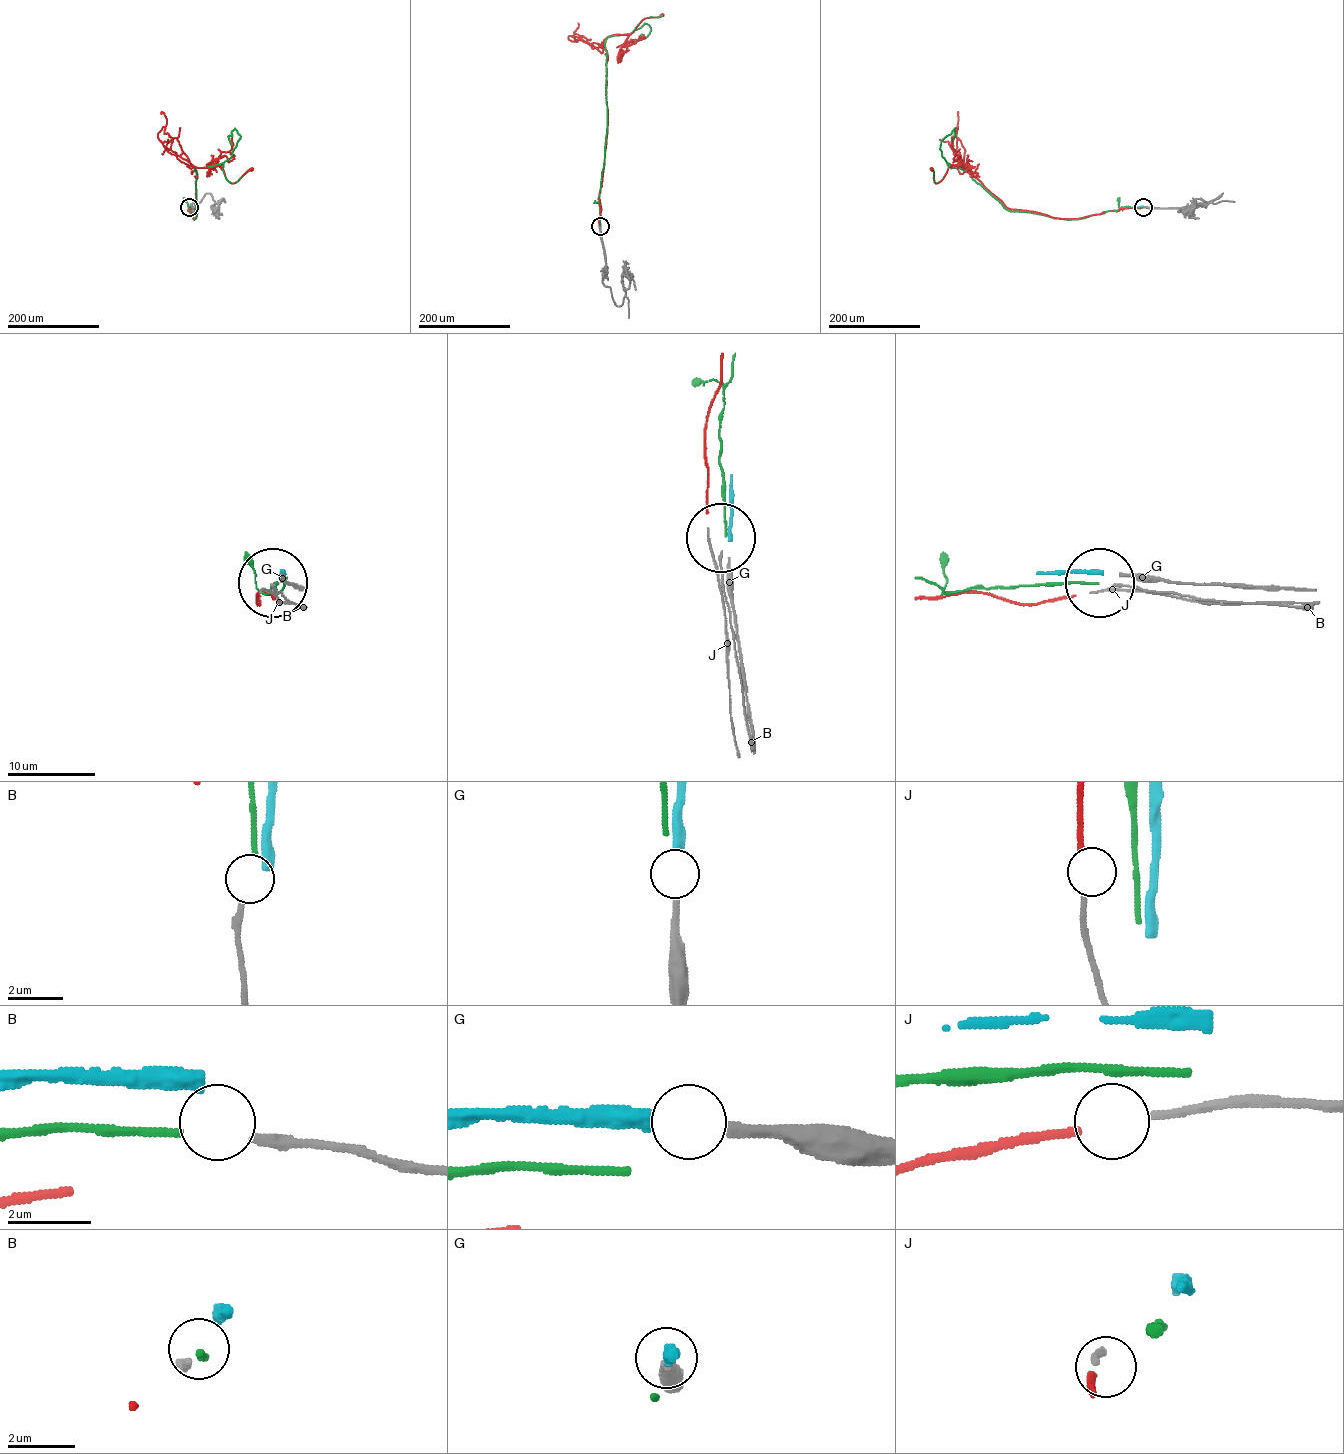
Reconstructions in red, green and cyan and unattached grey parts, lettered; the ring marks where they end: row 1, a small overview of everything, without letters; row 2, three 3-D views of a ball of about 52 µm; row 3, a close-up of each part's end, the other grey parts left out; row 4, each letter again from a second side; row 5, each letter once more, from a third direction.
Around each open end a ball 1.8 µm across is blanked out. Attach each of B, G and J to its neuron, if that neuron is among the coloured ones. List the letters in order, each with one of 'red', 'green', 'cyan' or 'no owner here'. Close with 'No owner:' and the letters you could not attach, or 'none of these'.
B: green
G: cyan
J: red
No owner: none of these

